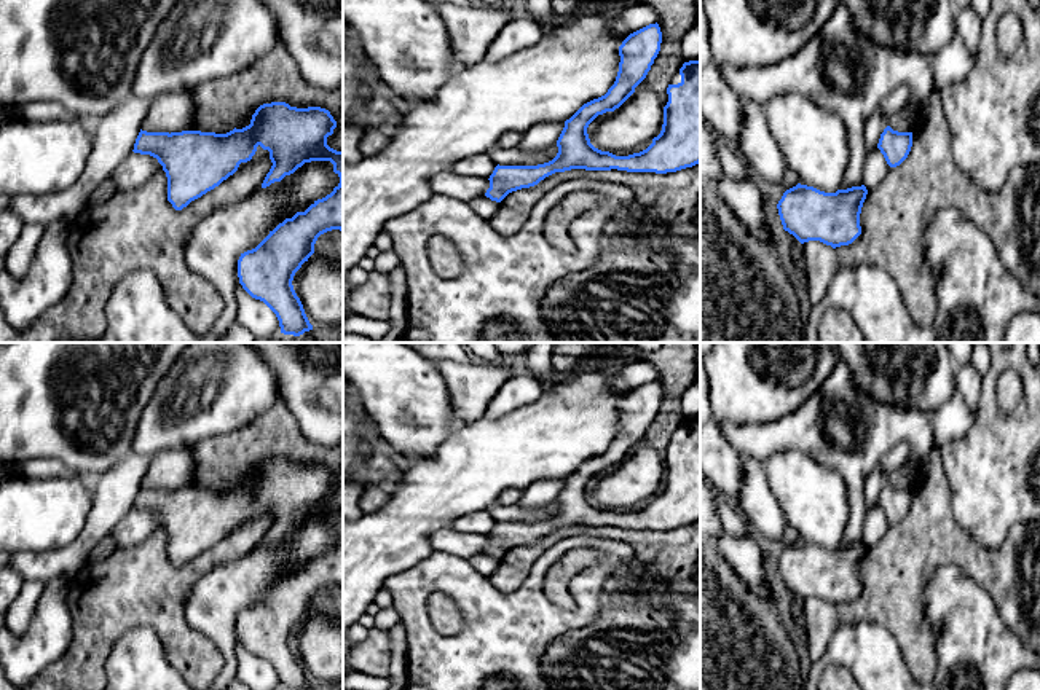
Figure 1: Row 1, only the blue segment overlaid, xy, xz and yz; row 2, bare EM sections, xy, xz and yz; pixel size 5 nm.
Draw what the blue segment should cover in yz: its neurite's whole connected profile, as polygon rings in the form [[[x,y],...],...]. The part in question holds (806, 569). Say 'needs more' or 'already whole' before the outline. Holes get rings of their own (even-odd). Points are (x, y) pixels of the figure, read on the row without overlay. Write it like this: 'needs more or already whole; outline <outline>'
already whole; outline [[[801,542],[786,547],[777,561],[783,586],[801,601],[820,598],[833,606],[852,601],[860,591],[865,542],[825,550]]]

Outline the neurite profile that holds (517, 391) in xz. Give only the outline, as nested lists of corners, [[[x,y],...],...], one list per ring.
[[[525,373],[510,376],[491,398],[485,416],[499,418],[538,400],[544,392],[544,382]]]

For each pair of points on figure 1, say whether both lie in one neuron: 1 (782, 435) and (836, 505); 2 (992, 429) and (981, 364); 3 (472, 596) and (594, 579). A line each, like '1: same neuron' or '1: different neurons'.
1: different neurons
2: different neurons
3: same neuron

